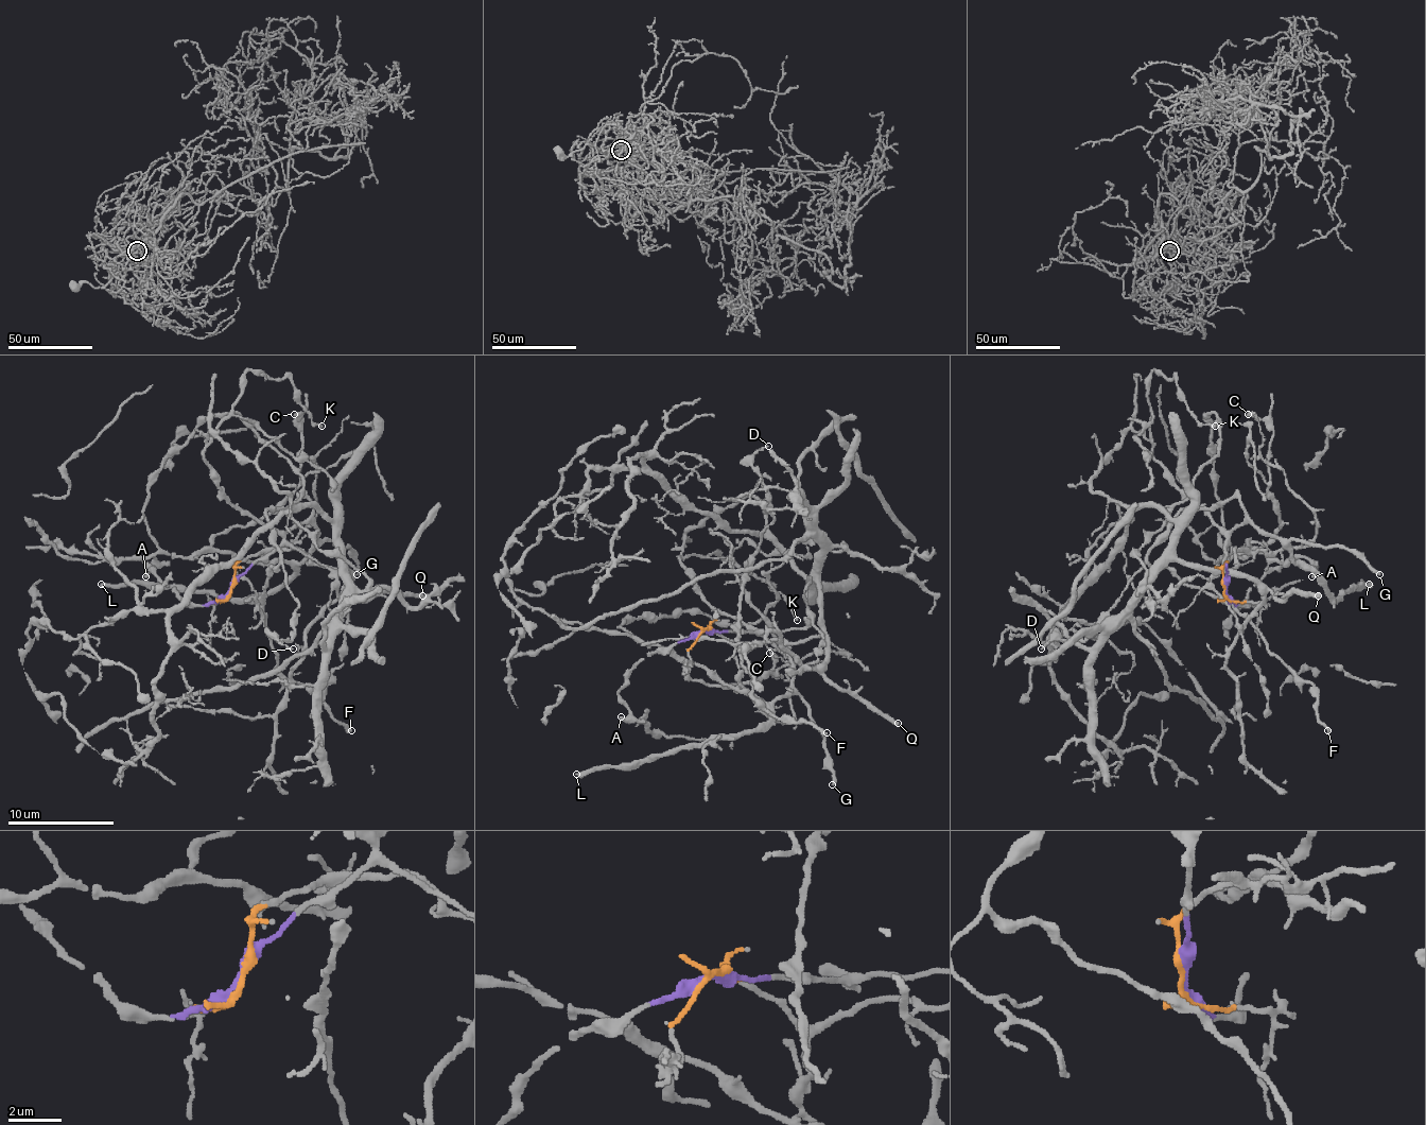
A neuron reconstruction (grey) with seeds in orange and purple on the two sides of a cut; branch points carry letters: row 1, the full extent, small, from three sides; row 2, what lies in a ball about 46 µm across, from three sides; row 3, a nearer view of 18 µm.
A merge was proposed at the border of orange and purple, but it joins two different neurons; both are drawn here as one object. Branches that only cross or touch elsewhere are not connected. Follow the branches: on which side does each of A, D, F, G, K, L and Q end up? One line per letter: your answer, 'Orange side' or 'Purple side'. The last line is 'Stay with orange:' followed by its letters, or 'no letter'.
A: Purple side
D: Purple side
F: Purple side
G: Purple side
K: Purple side
L: Purple side
Q: Orange side
Stay with orange: Q

